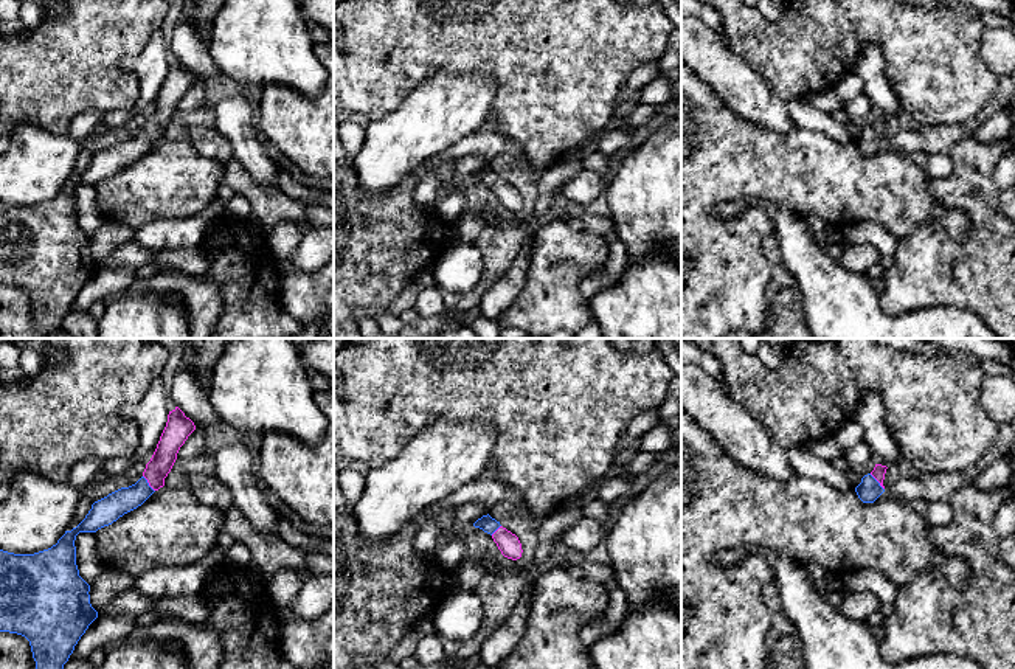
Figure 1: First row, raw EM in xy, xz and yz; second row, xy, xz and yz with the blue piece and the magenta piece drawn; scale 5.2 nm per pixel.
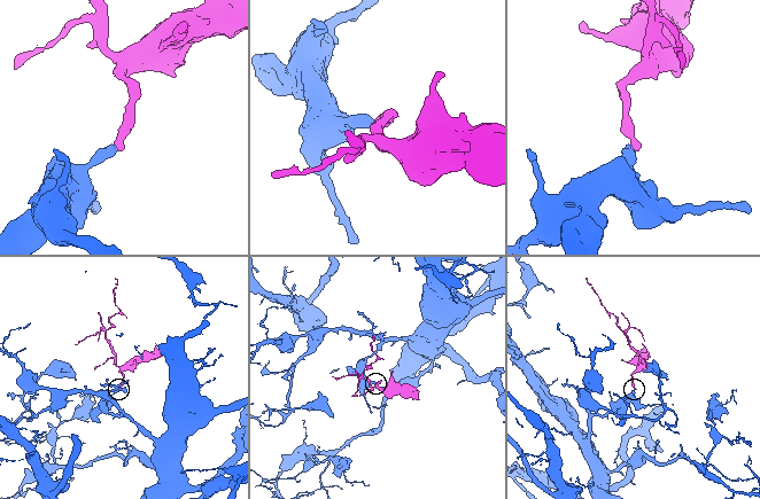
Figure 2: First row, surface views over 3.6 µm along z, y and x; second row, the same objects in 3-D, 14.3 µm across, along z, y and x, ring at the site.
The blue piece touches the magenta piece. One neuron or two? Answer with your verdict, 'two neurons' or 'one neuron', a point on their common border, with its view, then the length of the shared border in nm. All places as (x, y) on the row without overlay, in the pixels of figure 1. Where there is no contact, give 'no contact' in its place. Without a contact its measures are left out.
one neuron; contact yz (877, 134); length 120 nm

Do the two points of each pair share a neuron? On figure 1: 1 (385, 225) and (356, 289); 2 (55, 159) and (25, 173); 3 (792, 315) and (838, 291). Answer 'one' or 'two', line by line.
1: one
2: one
3: two

